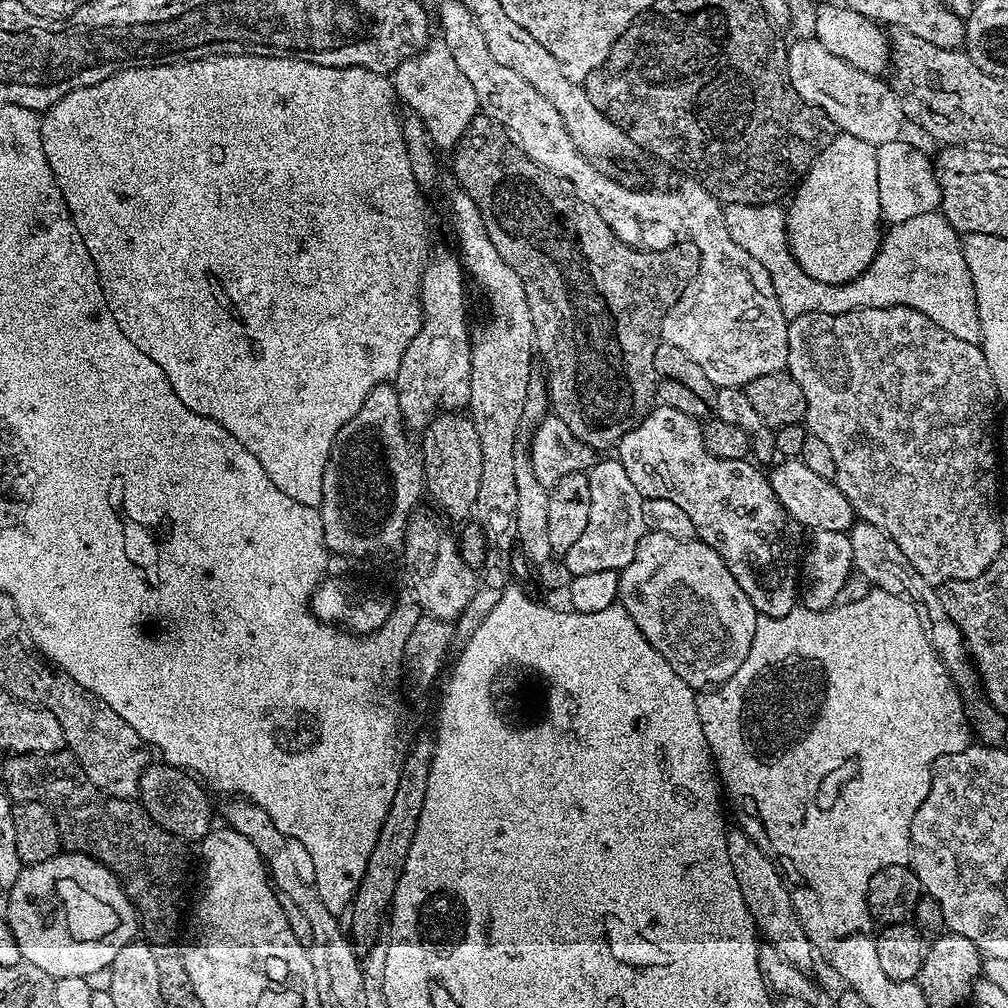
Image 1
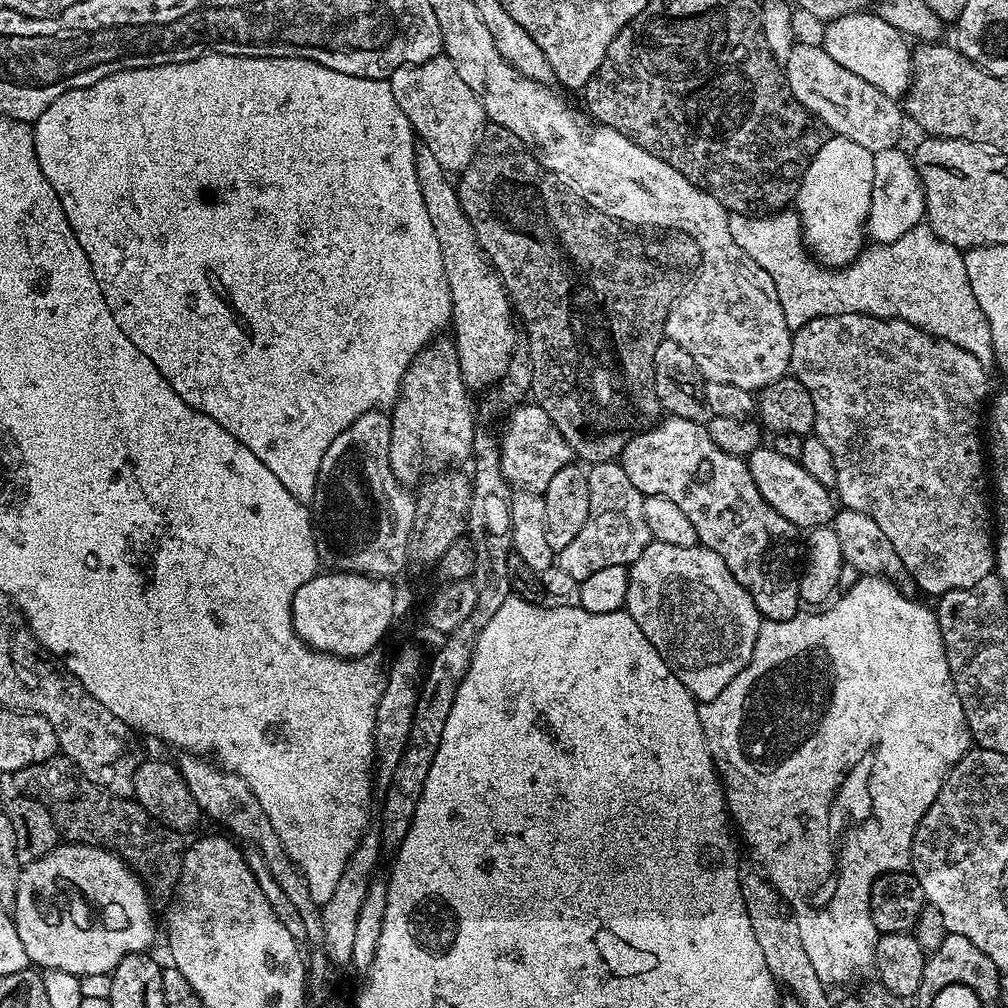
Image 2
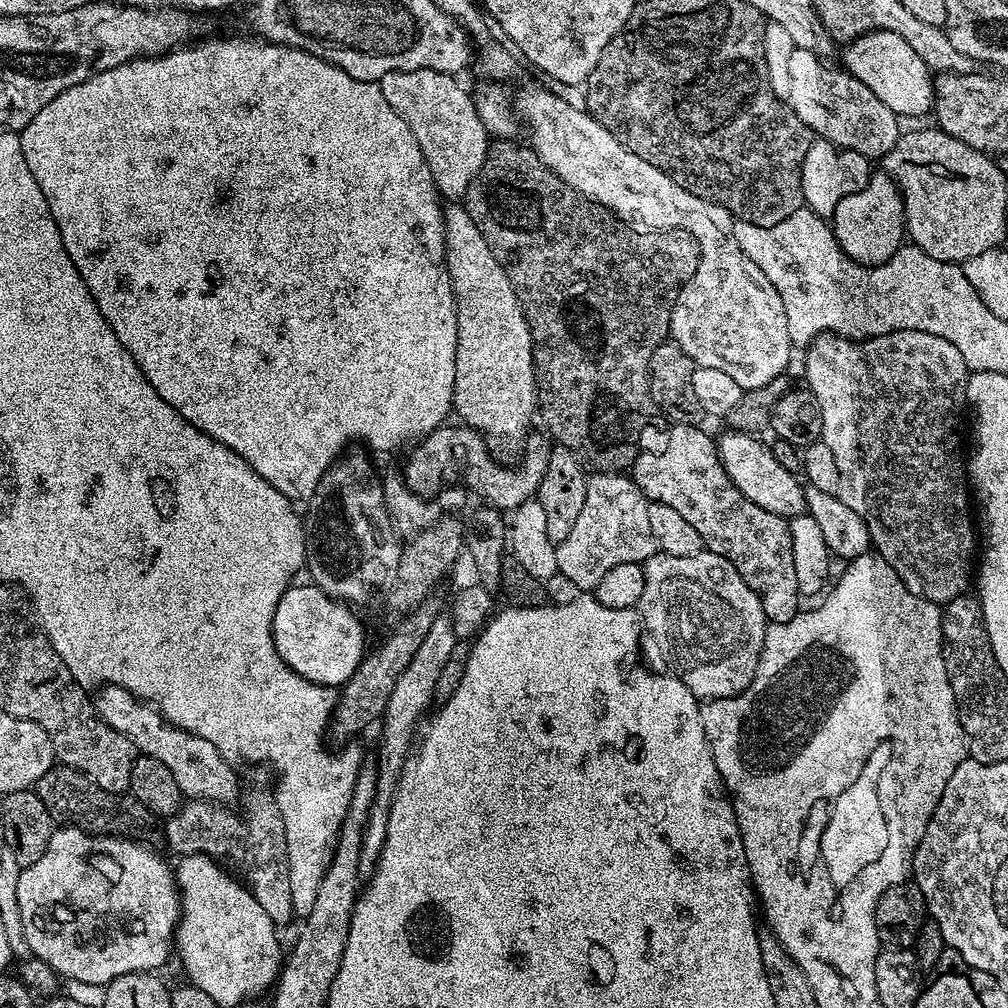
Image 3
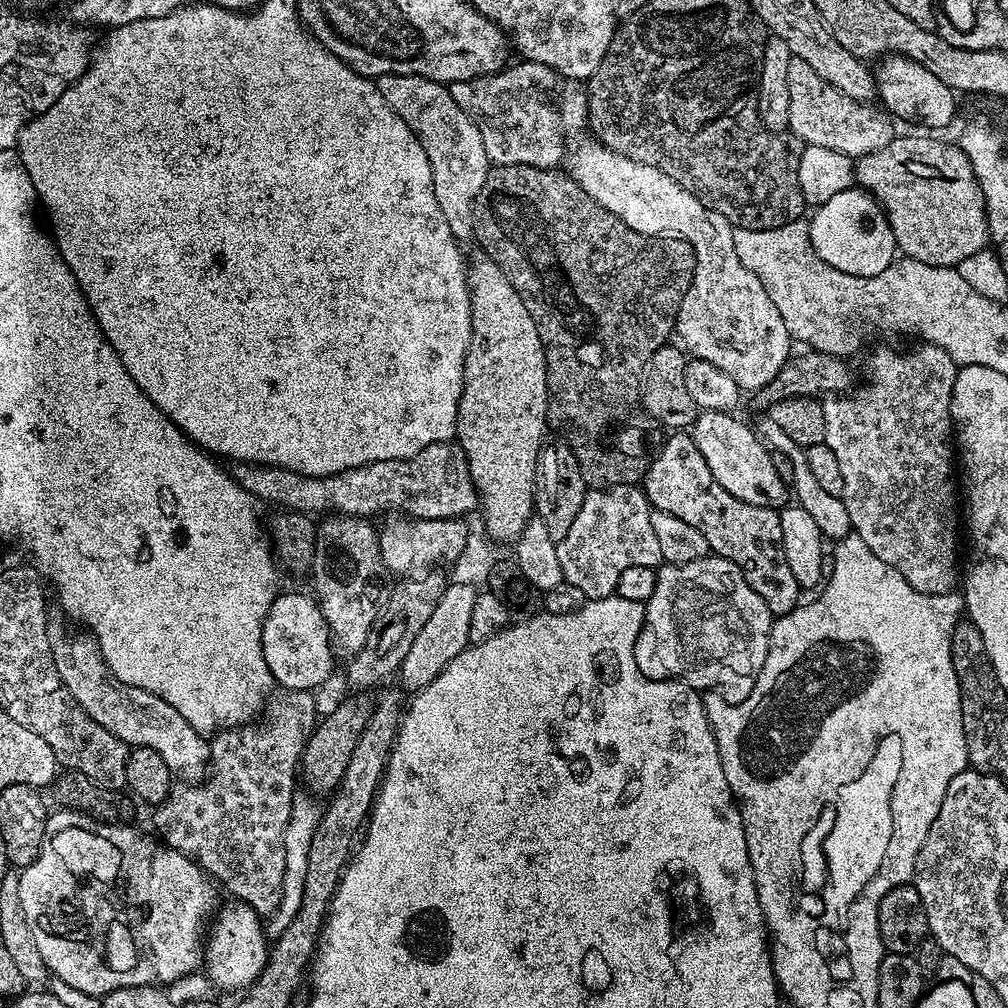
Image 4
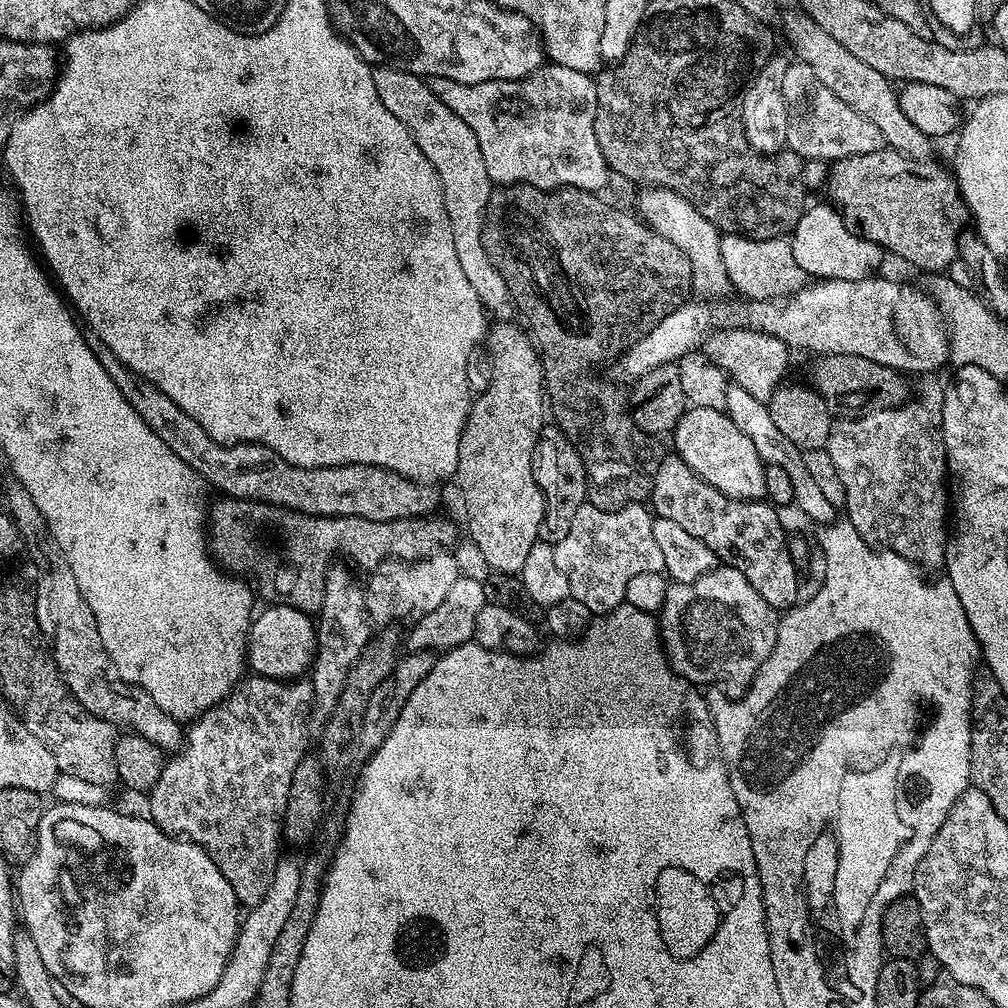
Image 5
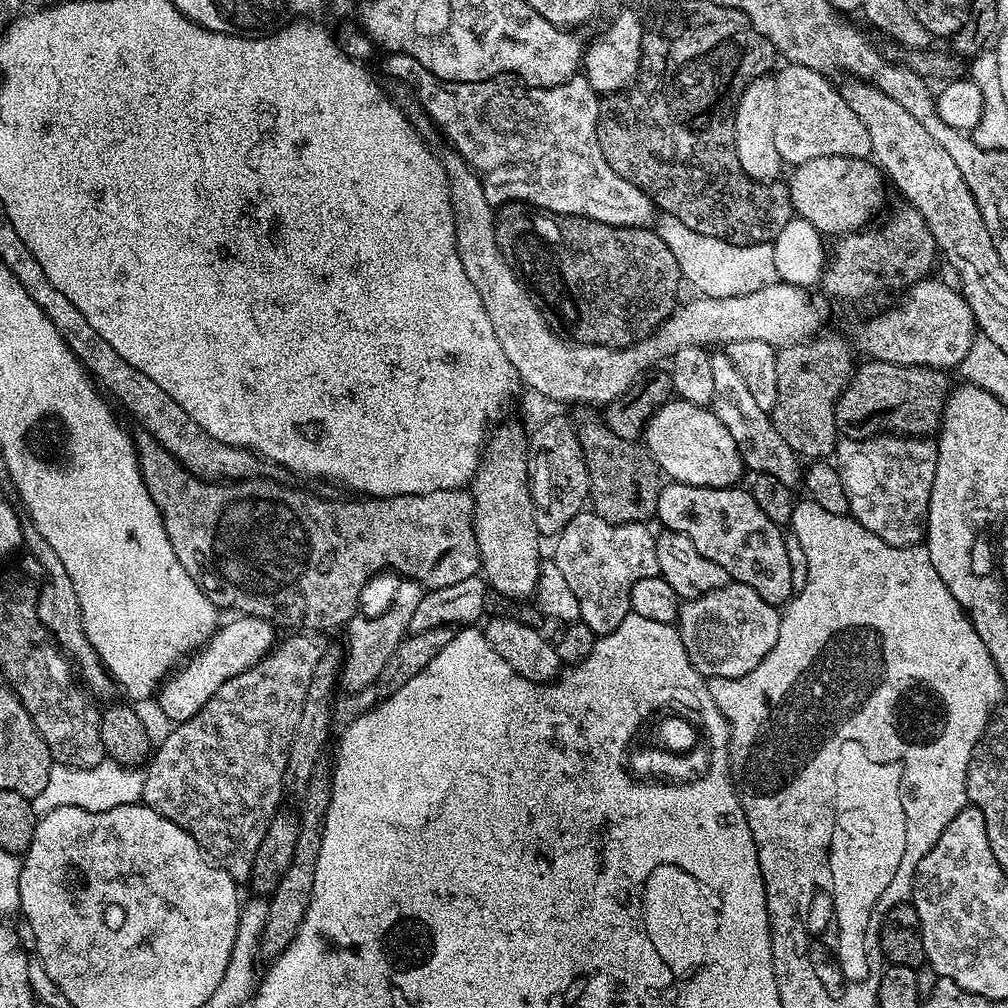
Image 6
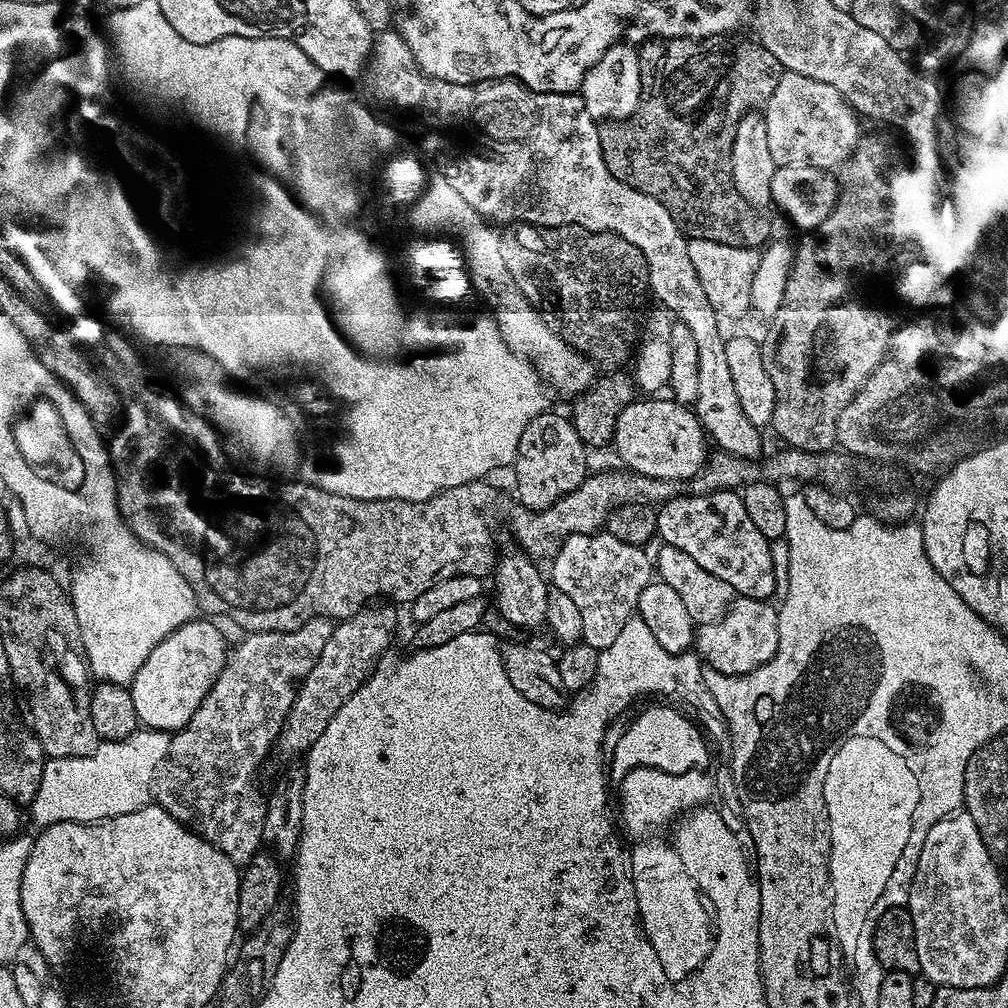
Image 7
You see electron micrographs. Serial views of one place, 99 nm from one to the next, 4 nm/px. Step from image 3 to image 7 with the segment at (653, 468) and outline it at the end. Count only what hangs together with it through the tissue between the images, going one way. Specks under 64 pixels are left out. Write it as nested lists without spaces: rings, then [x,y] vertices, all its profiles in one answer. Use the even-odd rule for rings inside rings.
[[[736,490],[687,495],[677,494],[659,505],[656,535],[663,543],[690,554],[702,570],[710,570],[722,582],[730,582],[737,596],[771,601],[776,596],[771,546],[755,528],[750,514],[746,514],[743,495]]]

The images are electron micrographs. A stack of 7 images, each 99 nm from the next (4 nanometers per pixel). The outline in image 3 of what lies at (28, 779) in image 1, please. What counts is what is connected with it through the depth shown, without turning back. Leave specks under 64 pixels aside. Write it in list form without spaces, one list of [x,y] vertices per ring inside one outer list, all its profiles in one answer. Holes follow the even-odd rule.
[[[53,766],[46,774],[42,774],[34,791],[38,798],[42,798],[42,806],[46,806],[57,825],[80,828],[93,836],[118,836],[137,842],[143,841],[143,836],[152,832],[153,814],[135,796],[102,790],[89,776],[83,776],[73,768]]]

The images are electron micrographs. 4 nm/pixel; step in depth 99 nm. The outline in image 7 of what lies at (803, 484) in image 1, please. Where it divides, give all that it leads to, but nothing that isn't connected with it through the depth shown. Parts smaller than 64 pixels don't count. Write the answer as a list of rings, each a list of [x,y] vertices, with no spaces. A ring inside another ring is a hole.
[[[638,398],[618,414],[614,449],[629,472],[655,480],[691,481],[706,463],[704,427],[689,405],[671,398],[656,399],[660,398]]]

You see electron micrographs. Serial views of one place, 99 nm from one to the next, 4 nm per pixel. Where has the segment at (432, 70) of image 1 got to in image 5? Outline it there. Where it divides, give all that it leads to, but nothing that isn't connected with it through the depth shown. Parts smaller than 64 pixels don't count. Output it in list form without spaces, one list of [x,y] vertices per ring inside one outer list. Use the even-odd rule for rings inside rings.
[[[376,66],[371,71],[374,86],[378,90],[378,98],[382,98],[382,106],[386,106],[386,110],[390,110],[390,114],[394,114],[394,118],[398,118],[398,122],[402,122],[408,127],[407,135],[414,138],[414,142],[422,150],[422,154],[426,154],[430,166],[434,166],[434,170],[438,174],[444,195],[446,218],[450,218],[450,234],[454,234],[454,251],[458,254],[458,263],[462,266],[462,274],[466,274],[470,286],[474,286],[474,294],[478,294],[485,309],[491,313],[492,311],[502,311],[507,304],[510,304],[510,293],[502,274],[498,274],[498,270],[490,262],[490,258],[486,254],[486,246],[482,246],[484,211],[488,205],[488,199],[493,194],[494,185],[490,174],[486,174],[486,161],[482,158],[478,138],[474,138],[474,132],[470,130],[470,126],[466,126],[466,122],[462,122],[462,118],[458,114],[454,114],[454,110],[450,110],[450,106],[446,106],[446,102],[442,102],[442,98],[438,98],[438,94],[434,94],[434,90],[430,90],[427,79],[415,76],[413,72],[407,72],[401,68]]]

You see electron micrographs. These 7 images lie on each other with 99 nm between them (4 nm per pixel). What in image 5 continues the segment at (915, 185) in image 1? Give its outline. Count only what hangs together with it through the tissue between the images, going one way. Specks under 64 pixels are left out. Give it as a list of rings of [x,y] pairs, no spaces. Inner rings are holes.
[[[831,203],[816,204],[805,207],[800,221],[790,233],[792,253],[802,266],[804,272],[812,278],[825,280],[863,280],[864,277],[873,275],[880,264],[880,259],[886,253],[880,245],[873,240],[865,240],[856,235],[847,224],[844,217]]]

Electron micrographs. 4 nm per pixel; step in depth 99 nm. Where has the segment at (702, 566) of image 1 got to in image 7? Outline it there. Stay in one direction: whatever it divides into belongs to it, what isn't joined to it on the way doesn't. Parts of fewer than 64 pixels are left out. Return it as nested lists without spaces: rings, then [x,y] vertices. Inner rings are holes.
[[[737,596],[722,619],[713,624],[701,624],[694,632],[694,651],[697,657],[711,671],[733,678],[754,672],[756,668],[770,662],[779,648],[780,613],[767,600]]]

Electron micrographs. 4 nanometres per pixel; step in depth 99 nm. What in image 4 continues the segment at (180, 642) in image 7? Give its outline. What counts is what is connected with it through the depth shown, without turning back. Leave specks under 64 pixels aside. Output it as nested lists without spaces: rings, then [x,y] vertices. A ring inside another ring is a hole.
[[[288,592],[277,595],[264,620],[262,630],[262,654],[273,681],[284,690],[296,694],[307,693],[307,688],[316,688],[332,672],[334,641],[328,631],[328,623],[319,603],[311,595]]]

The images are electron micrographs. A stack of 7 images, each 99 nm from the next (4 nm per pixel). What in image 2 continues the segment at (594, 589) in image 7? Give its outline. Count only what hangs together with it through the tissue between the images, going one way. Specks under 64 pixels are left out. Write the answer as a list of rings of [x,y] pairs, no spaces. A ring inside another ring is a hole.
[[[607,460],[591,465],[587,469],[590,482],[590,514],[586,523],[578,530],[574,542],[558,554],[558,566],[576,581],[590,578],[590,574],[603,570],[605,566],[628,568],[636,561],[638,554],[647,544],[652,543],[652,535],[642,515],[642,502],[645,496],[636,489],[634,482],[626,478],[626,470],[619,462]]]

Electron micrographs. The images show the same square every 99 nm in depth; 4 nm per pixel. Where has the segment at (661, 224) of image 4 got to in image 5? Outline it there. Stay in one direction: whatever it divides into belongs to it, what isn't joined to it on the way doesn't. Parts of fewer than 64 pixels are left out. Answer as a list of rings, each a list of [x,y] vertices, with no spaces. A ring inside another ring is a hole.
[[[648,186],[643,189],[640,196],[641,217],[646,218],[646,223],[658,234],[670,238],[674,246],[678,246],[690,258],[692,267],[692,292],[700,296],[724,296],[730,292],[726,266],[722,262],[720,253],[720,242],[722,233],[720,229],[710,223],[706,218],[702,218],[699,212],[689,200],[682,198],[677,192],[669,188],[661,189],[655,186]],[[664,196],[664,208],[656,208],[656,199]],[[749,326],[736,327],[740,328],[728,328],[725,332],[713,331],[703,341],[702,351],[724,371],[731,383],[742,386],[746,394],[767,402],[785,379],[783,376],[788,368],[790,349],[766,332],[757,332]]]

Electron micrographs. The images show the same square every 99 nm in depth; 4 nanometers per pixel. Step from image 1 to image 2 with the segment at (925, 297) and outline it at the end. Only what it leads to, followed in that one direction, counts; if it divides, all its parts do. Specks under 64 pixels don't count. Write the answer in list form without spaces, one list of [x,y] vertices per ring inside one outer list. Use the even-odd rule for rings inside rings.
[[[781,210],[759,216],[747,216],[741,212],[733,212],[728,217],[728,225],[734,242],[738,242],[738,246],[742,246],[742,250],[746,250],[746,254],[750,254],[750,258],[754,258],[754,262],[758,262],[758,266],[762,266],[762,270],[766,270],[766,274],[770,274],[770,278],[774,280],[775,289],[778,293],[778,302],[782,307],[782,314],[786,314],[786,326],[788,328],[795,330],[806,326],[806,322],[810,322],[814,318],[833,316],[834,314],[866,314],[867,316],[877,316],[887,320],[905,320],[922,330],[926,330],[931,336],[937,336],[946,342],[954,342],[954,346],[962,346],[962,350],[966,350],[966,354],[974,354],[974,358],[978,358],[978,362],[985,366],[993,363],[990,324],[986,322],[986,314],[982,314],[982,306],[978,306],[978,301],[974,298],[974,290],[970,290],[970,278],[966,278],[964,252],[955,248],[950,242],[938,238],[938,234],[934,234],[934,230],[928,227],[927,223],[921,222],[915,228],[906,230],[906,234],[902,234],[900,238],[889,244],[876,244],[875,246],[865,247],[860,255],[844,268],[825,268],[823,264],[812,259],[811,252],[804,244],[804,236],[800,232],[800,216],[794,210]]]

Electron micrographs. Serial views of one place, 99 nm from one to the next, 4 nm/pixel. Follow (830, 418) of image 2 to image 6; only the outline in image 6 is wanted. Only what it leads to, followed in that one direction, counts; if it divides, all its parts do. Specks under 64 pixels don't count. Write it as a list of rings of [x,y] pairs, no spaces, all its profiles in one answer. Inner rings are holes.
[[[903,434],[867,436],[864,440],[837,439],[834,463],[846,486],[846,498],[851,519],[857,520],[869,536],[882,538],[884,544],[898,546],[919,545],[925,539],[928,527],[930,490],[934,486],[936,446],[931,439]]]

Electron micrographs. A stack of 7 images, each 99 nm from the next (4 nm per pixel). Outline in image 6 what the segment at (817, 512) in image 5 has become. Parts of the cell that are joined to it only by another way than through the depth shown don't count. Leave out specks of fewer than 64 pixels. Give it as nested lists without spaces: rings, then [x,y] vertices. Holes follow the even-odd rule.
[[[713,351],[710,355],[710,367],[714,382],[714,398],[710,407],[718,422],[722,422],[726,430],[730,430],[730,438],[734,438],[742,454],[745,469],[752,474],[774,474],[774,478],[786,482],[788,488],[795,489],[802,480],[801,457],[790,450],[790,446],[786,446],[786,438],[782,438],[782,434],[778,434],[778,430],[772,425],[771,415],[764,412],[762,406],[758,406],[758,401],[754,394],[750,394],[742,374],[738,374],[734,362],[730,362],[727,351]]]

